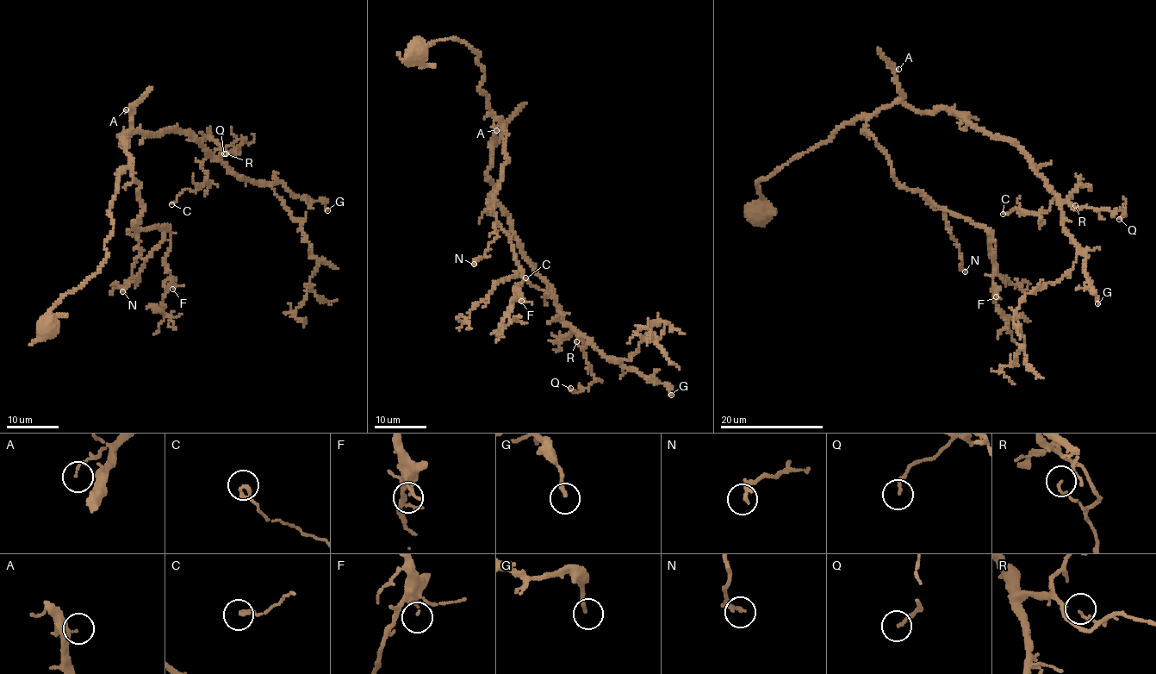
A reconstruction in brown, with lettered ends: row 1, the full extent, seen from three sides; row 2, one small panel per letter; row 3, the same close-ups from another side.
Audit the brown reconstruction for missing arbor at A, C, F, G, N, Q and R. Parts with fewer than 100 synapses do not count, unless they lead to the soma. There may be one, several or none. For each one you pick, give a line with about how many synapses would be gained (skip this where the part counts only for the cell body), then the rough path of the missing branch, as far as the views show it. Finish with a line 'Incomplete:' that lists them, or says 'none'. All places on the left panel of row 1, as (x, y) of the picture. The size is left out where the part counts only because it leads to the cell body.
Incomplete: none

